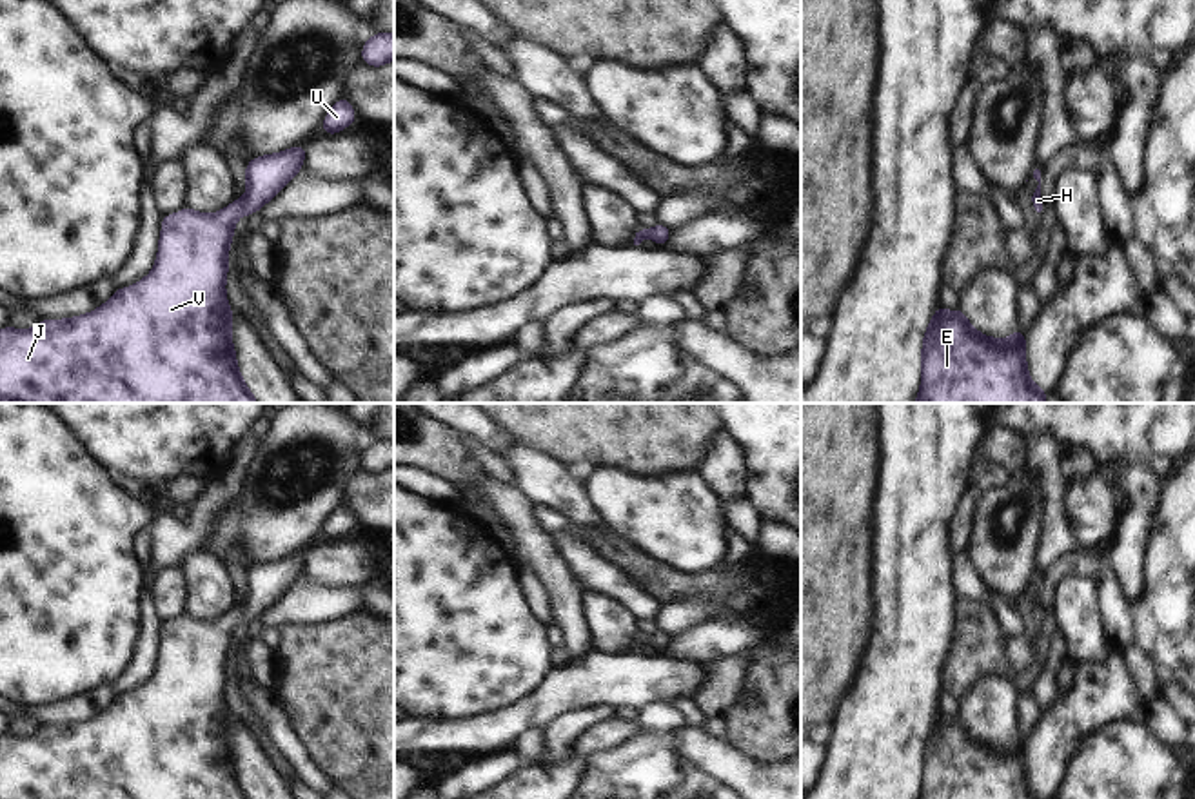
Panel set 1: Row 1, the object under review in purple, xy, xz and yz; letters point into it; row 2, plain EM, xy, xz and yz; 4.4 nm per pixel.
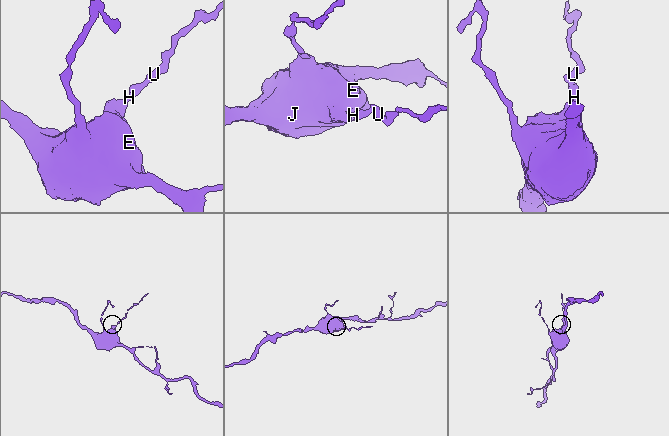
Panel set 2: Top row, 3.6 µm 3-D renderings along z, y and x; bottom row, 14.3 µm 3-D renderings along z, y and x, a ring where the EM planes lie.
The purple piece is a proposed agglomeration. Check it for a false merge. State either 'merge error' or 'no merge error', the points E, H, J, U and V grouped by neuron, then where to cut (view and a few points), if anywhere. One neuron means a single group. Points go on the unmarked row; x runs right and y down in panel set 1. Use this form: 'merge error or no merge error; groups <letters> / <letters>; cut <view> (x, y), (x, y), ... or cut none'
no merge error; groups E H J U V; cut none

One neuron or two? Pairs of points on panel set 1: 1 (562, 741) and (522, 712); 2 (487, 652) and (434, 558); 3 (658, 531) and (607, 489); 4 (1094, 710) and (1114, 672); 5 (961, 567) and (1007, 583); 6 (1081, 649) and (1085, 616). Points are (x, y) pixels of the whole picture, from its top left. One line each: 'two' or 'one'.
1: two
2: one
3: one
4: one
5: two
6: one

